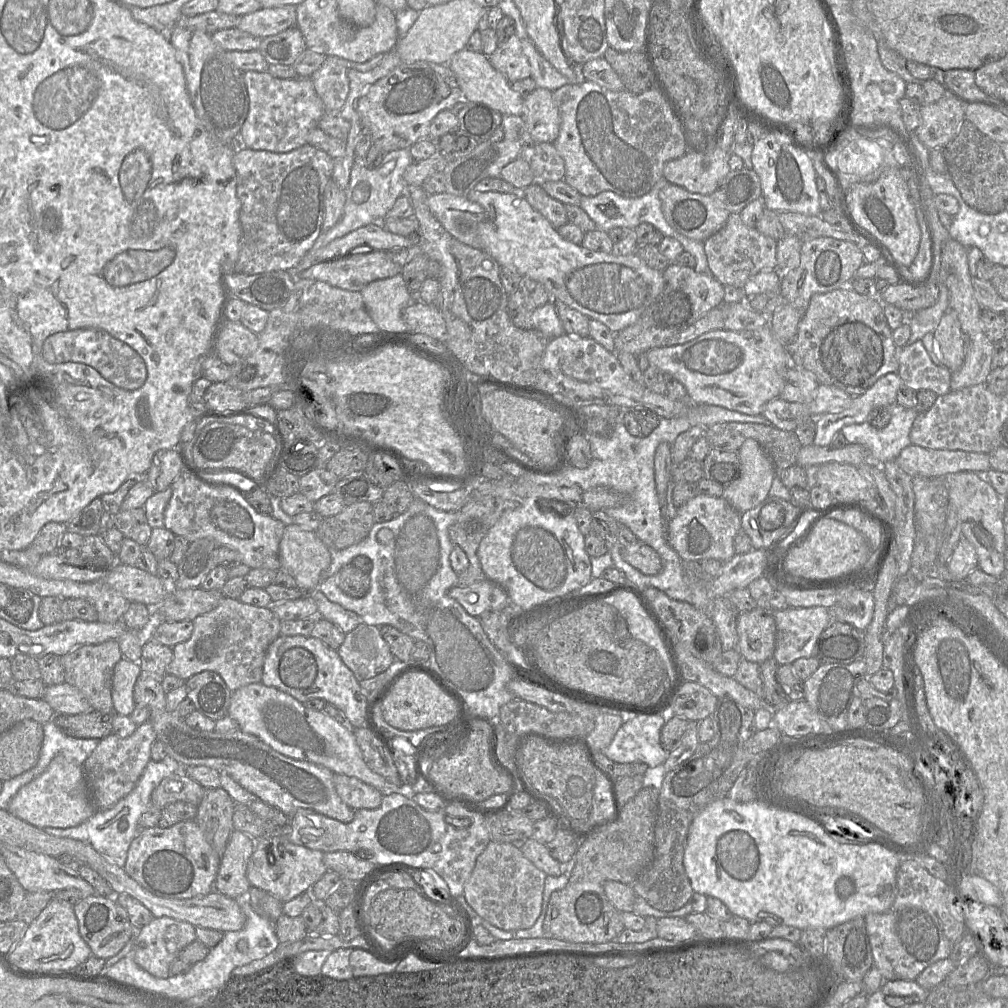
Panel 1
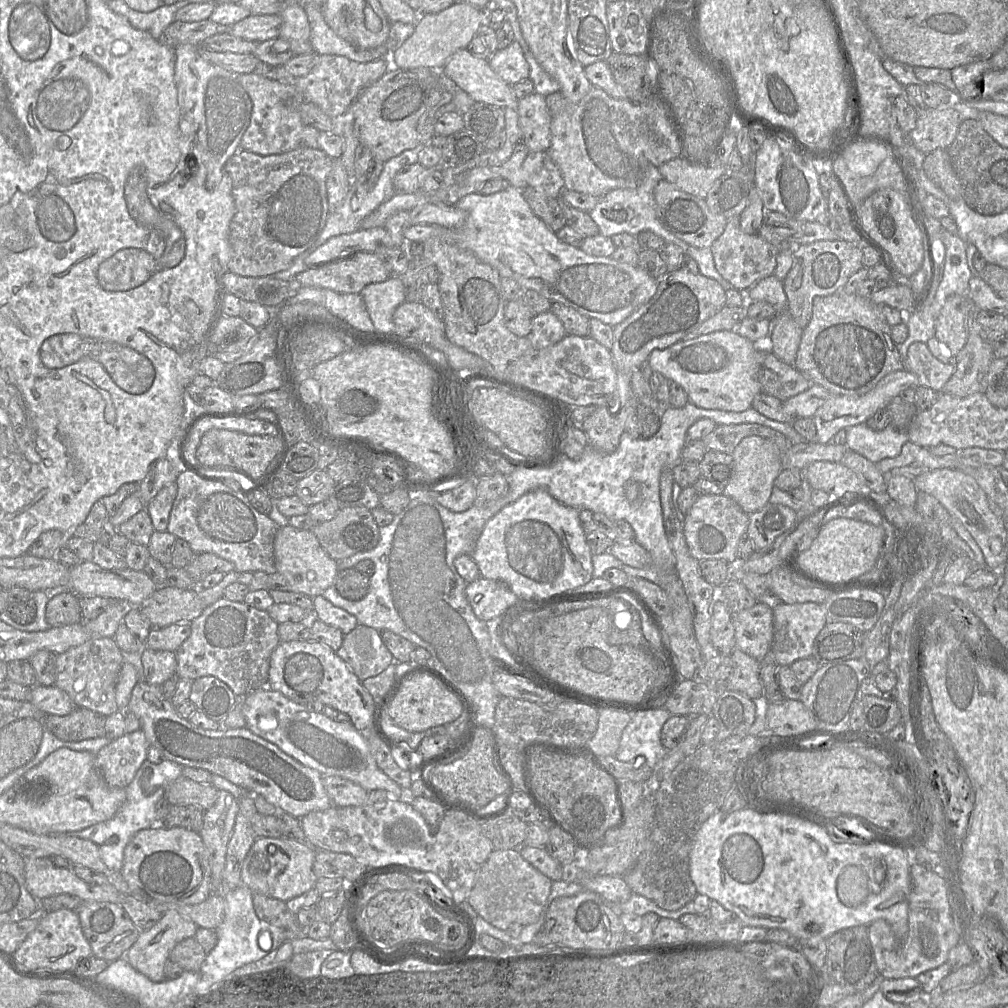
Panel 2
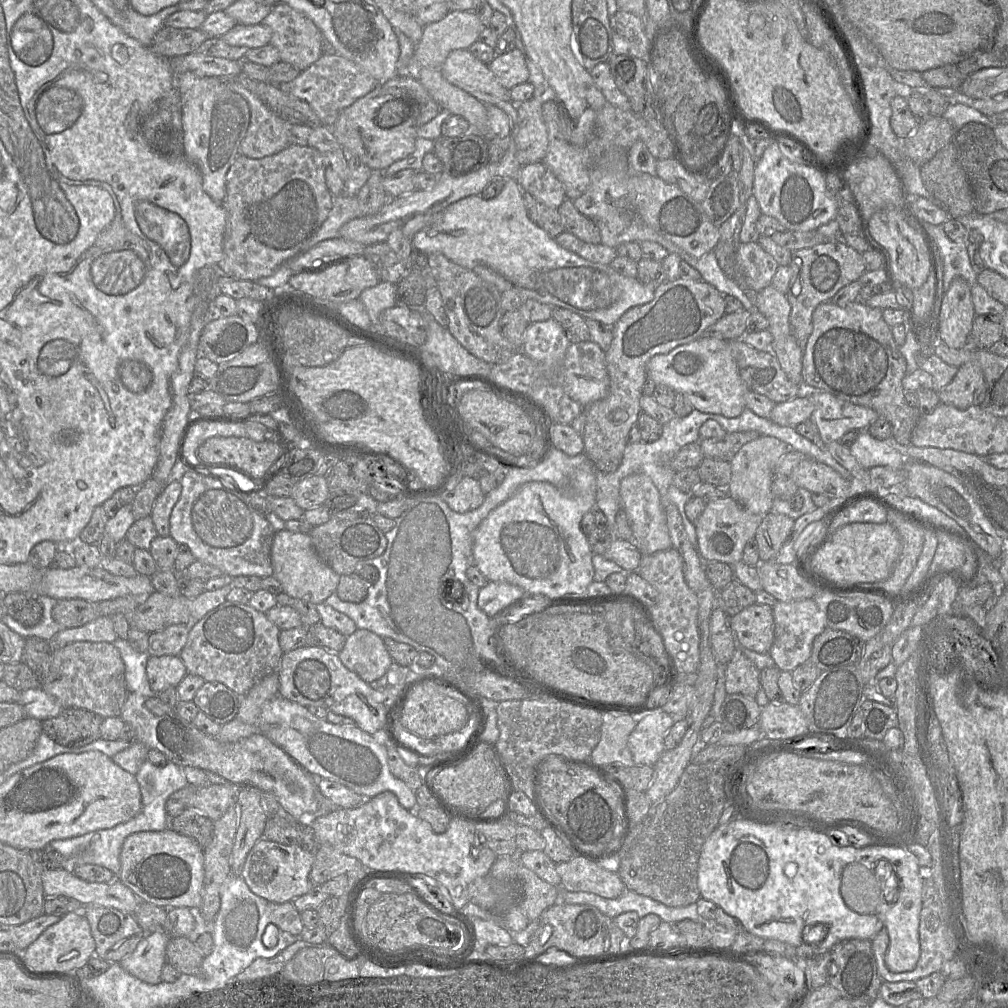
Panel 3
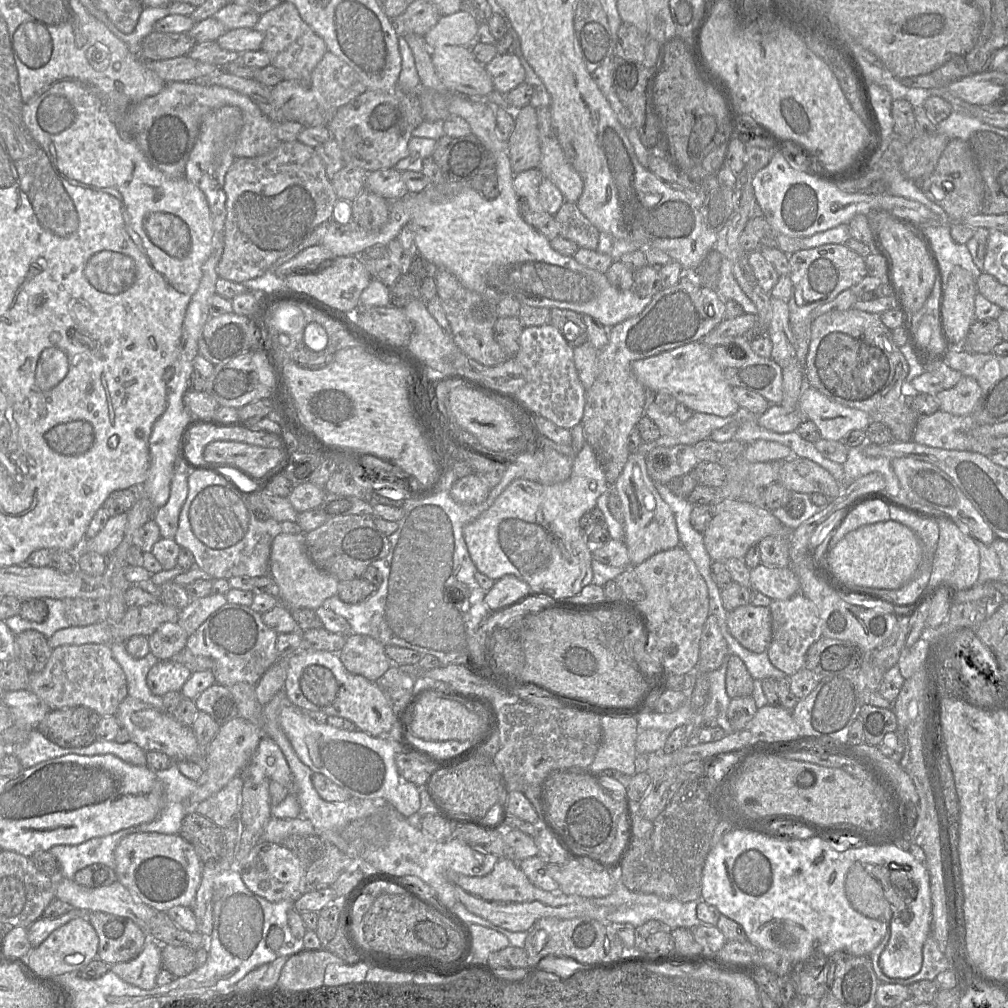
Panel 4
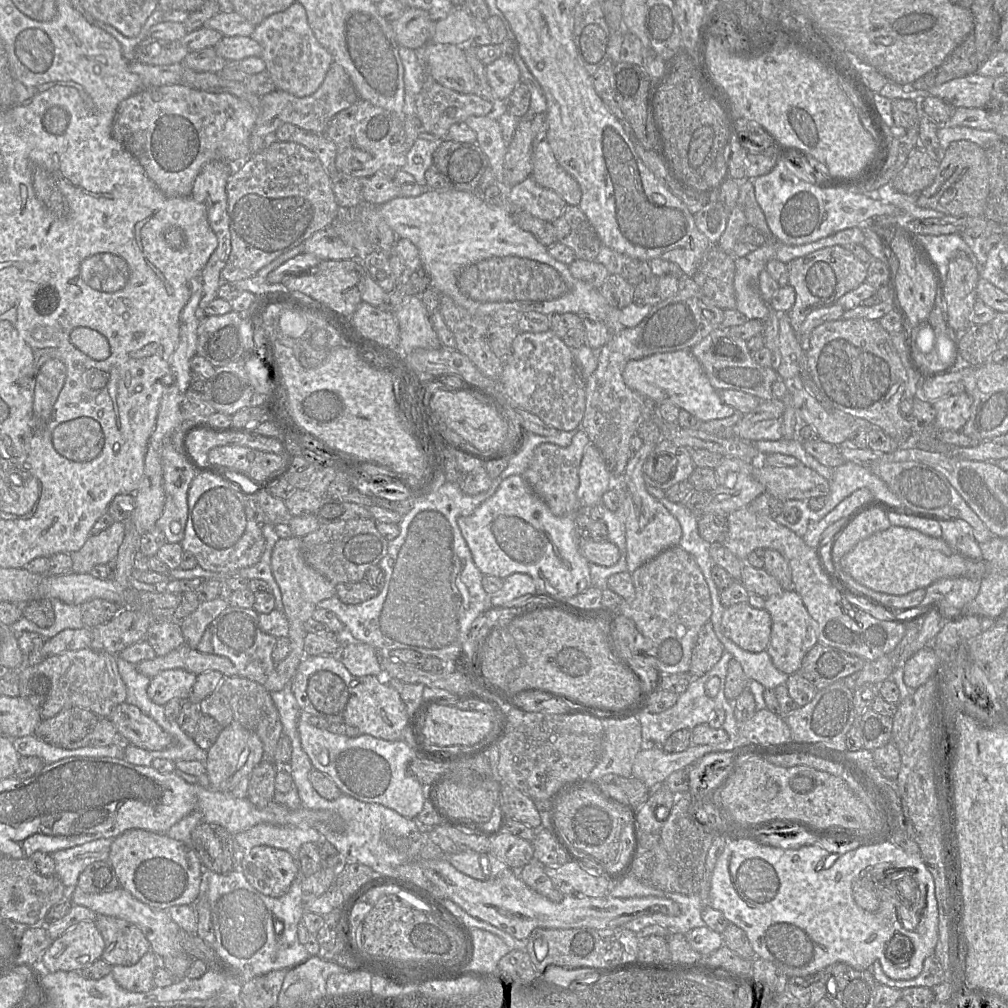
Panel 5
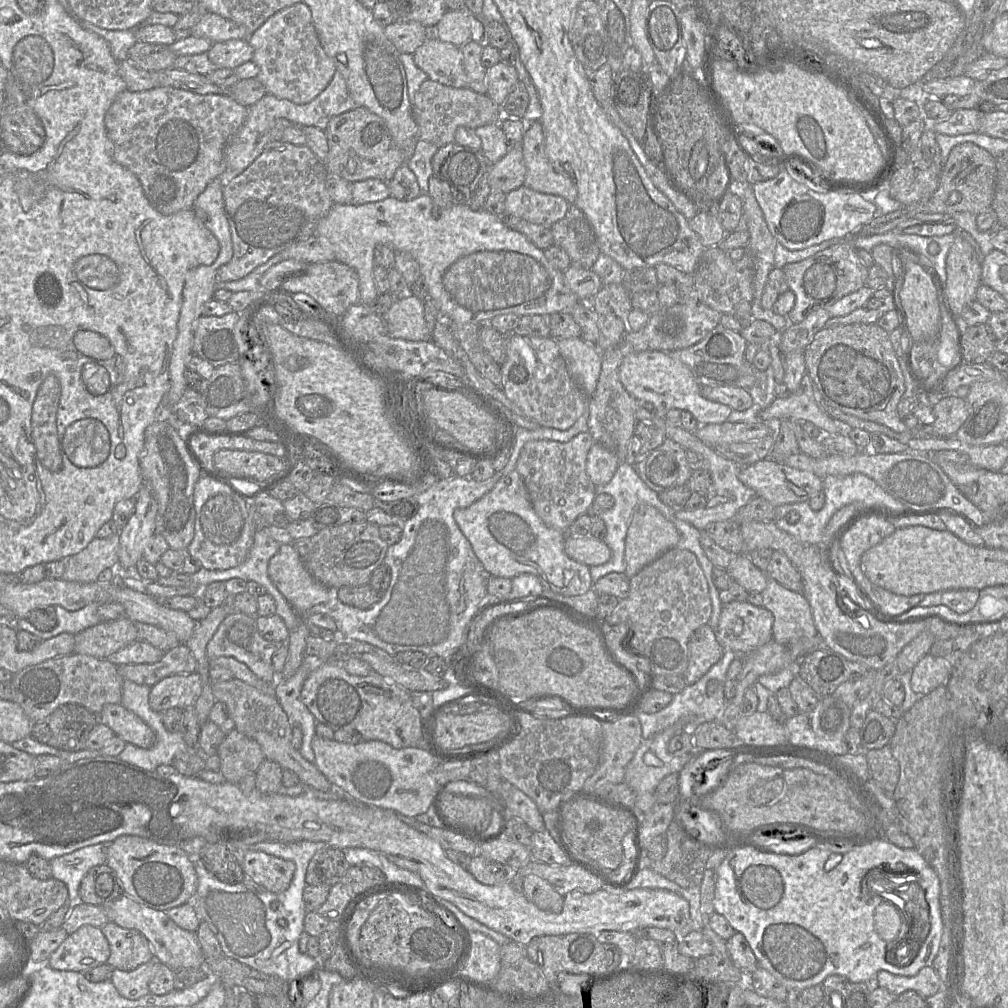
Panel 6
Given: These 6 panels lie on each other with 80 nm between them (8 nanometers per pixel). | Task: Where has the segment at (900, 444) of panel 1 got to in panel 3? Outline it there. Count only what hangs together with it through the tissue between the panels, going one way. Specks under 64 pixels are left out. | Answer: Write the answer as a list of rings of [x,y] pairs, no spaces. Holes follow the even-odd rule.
[[[867,430],[859,431],[855,442],[850,446],[851,454],[865,469],[875,466],[887,466],[899,469],[905,466],[907,458],[900,452],[900,446],[892,437],[879,440],[872,437]]]

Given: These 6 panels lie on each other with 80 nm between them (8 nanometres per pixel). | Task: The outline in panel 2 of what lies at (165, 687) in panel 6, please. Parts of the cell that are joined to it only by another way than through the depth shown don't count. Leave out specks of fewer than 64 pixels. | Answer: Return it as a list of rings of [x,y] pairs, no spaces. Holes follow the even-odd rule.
[[[142,646],[143,680],[161,686],[176,676],[177,659],[175,652],[159,651]]]

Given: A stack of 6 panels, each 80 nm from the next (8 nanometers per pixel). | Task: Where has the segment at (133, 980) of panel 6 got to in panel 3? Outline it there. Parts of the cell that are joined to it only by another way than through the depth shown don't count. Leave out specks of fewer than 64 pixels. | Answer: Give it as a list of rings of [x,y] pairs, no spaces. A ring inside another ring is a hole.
[[[162,933],[146,934],[135,950],[119,964],[139,980],[155,985],[161,982],[161,971],[166,963],[166,947],[170,937]]]

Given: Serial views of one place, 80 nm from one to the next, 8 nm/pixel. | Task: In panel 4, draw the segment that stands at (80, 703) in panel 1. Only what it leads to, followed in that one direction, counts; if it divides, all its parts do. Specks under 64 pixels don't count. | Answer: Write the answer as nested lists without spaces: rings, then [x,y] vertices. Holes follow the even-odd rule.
[[[29,690],[5,692],[1,702],[10,710],[14,726],[37,729],[51,709]]]

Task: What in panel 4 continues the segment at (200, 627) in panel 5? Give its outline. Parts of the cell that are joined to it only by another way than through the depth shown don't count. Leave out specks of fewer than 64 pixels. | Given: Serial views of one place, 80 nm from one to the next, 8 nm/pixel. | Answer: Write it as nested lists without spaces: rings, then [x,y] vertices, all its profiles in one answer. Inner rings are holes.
[[[217,593],[191,600],[183,610],[179,611],[177,623],[188,635],[191,635],[210,615],[226,603],[228,603],[226,596]]]

